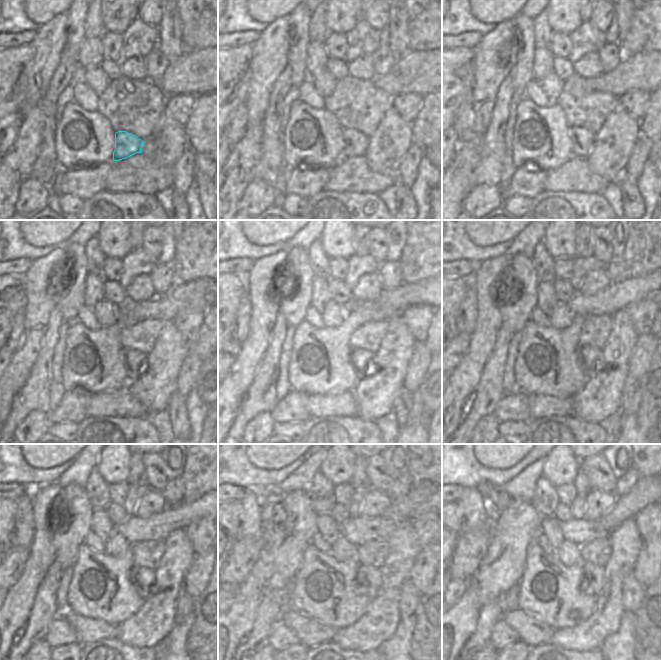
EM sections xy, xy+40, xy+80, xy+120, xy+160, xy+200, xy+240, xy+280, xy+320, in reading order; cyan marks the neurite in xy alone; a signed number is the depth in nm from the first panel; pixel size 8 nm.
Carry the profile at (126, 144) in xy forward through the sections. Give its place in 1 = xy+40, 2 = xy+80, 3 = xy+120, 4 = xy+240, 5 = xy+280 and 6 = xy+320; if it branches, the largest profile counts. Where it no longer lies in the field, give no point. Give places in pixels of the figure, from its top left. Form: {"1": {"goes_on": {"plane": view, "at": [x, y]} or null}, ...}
{"1": {"goes_on": {"plane": "xy+40", "at": [356, 142]}}, "2": {"goes_on": {"plane": "xy+80", "at": [581, 139]}}, "3": {"goes_on": {"plane": "xy+120", "at": [135, 362]}}, "4": {"goes_on": {"plane": "xy+240", "at": [142, 579]}}, "5": {"goes_on": {"plane": "xy+280", "at": [368, 579]}}, "6": {"goes_on": {"plane": "xy+320", "at": [594, 578]}}}

